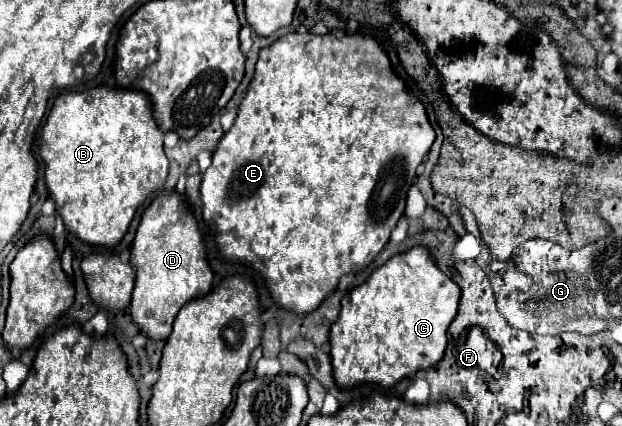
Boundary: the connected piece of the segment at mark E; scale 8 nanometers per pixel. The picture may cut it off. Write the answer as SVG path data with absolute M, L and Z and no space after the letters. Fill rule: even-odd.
M337 30L317 36L313 32L293 32L271 46L263 48L259 60L255 64L253 80L247 88L247 94L239 106L235 124L229 132L219 140L211 166L203 172L201 180L201 202L203 202L203 222L215 228L215 244L217 252L227 262L243 262L249 264L263 280L273 298L273 302L295 314L309 314L319 308L319 304L337 288L341 276L351 274L359 268L365 268L373 262L379 250L387 244L391 230L397 226L403 216L403 202L407 198L407 190L415 180L415 170L421 164L423 156L429 152L435 142L435 130L429 124L425 106L417 100L417 96L405 86L405 82L393 72L391 62L381 48L381 44L367 34L341 34Z

